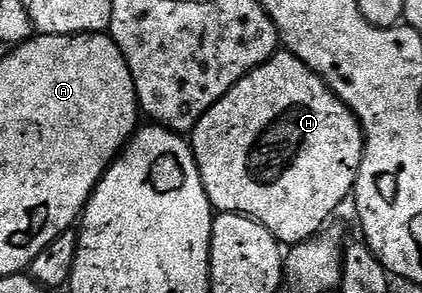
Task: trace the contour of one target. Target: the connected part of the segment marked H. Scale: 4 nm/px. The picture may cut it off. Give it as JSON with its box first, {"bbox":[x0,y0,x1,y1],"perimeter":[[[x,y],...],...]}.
{"bbox":[188,50,366,246],"perimeter":[[[285,50],[275,52],[272,58],[268,58],[260,66],[256,66],[256,70],[252,70],[244,78],[240,78],[240,82],[236,82],[236,86],[232,86],[232,90],[228,90],[228,94],[224,94],[224,98],[217,100],[198,119],[194,131],[189,133],[188,139],[196,158],[196,166],[200,170],[200,178],[204,182],[204,194],[208,194],[211,209],[215,213],[231,212],[252,218],[260,226],[264,226],[264,230],[272,233],[278,239],[279,244],[283,246],[293,246],[303,244],[305,240],[313,240],[329,225],[326,223],[329,222],[330,215],[345,200],[347,203],[351,199],[366,141],[362,137],[362,127],[354,116],[353,110],[308,65],[300,62],[300,58],[296,58]]]}

